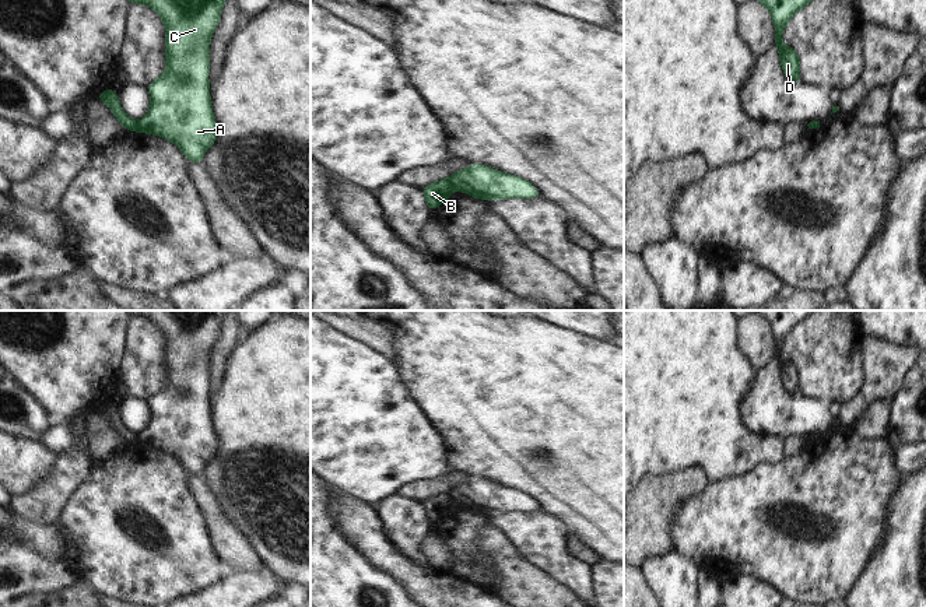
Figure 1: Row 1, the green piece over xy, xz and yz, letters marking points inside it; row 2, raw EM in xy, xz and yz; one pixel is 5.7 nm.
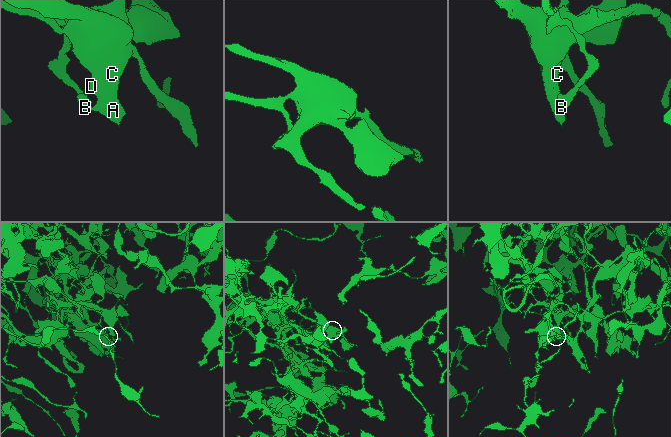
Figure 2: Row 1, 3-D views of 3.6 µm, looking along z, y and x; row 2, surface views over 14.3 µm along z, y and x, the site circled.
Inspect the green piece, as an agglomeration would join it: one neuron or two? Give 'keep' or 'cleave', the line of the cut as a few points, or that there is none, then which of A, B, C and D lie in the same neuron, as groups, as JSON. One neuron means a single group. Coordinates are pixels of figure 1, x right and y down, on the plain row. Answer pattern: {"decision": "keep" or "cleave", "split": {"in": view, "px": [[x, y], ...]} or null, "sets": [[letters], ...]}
{"decision": "cleave", "split": {"in": "xy", "px": [[137, 435], [136, 444]]}, "sets": [["A", "C", "D"], ["B"]]}

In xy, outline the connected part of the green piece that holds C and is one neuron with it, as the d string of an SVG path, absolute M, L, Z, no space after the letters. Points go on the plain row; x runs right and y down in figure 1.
M126 310L158 326L166 338L166 383L147 401L151 408L148 427L136 436L137 445L165 450L179 460L190 476L201 476L206 463L217 453L208 401L210 351L220 336L228 310Z

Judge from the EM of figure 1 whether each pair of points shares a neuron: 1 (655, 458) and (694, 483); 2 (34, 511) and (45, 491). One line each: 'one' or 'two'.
1: two
2: one

